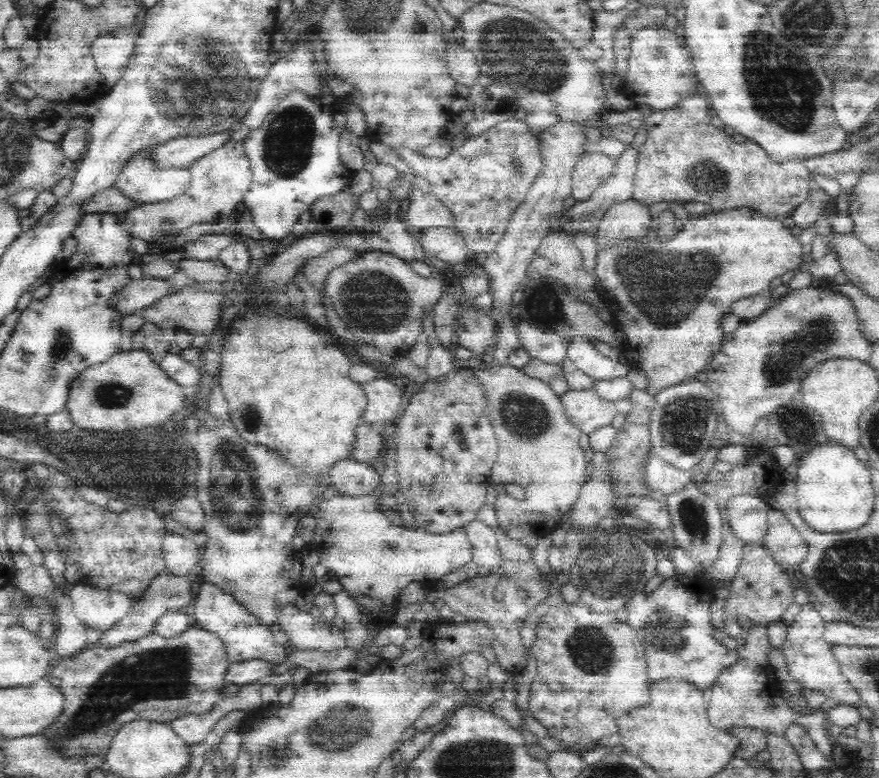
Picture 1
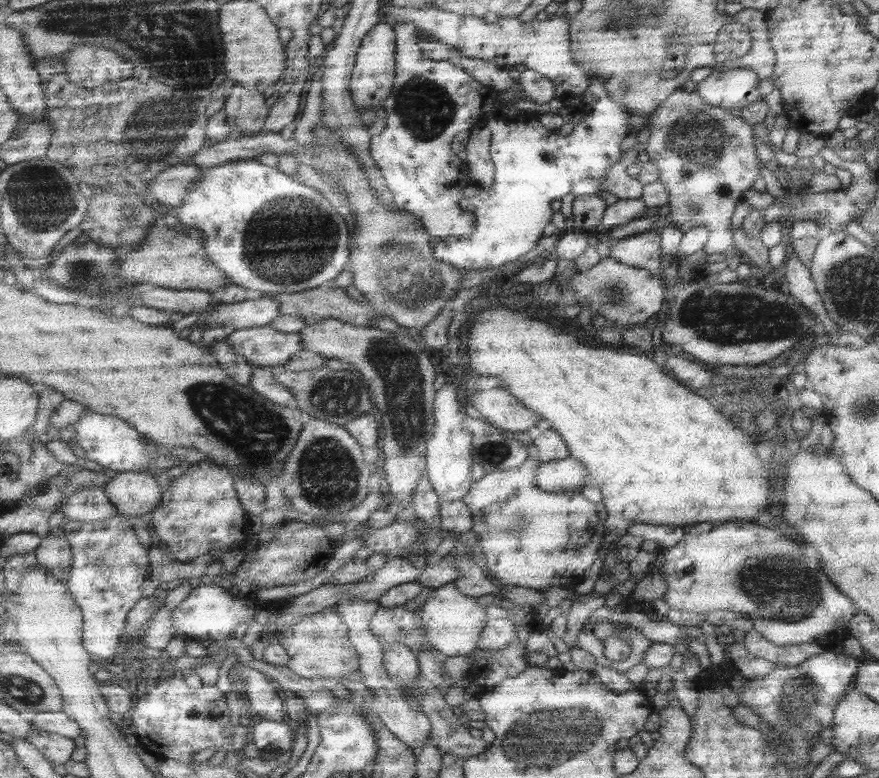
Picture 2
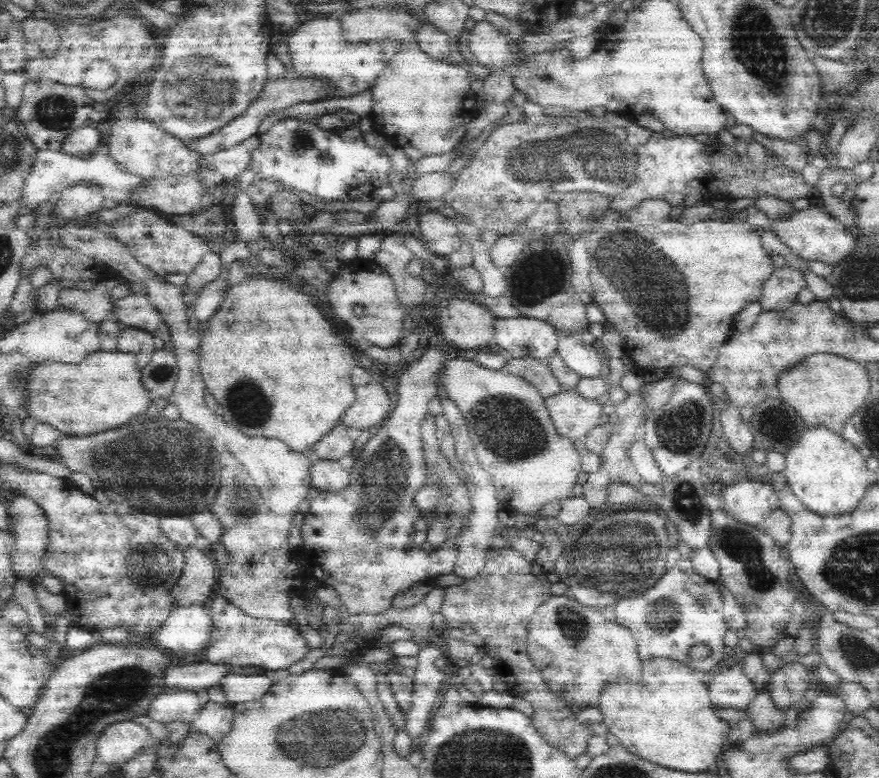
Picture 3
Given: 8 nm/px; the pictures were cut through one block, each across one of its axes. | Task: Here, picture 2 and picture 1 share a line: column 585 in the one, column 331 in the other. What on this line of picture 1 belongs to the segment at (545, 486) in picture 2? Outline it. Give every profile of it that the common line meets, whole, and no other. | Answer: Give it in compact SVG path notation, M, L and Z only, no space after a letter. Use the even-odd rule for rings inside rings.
M352 458L332 466L328 478L340 496L344 497L370 496L382 482L380 474L371 467L371 464L358 462Z

